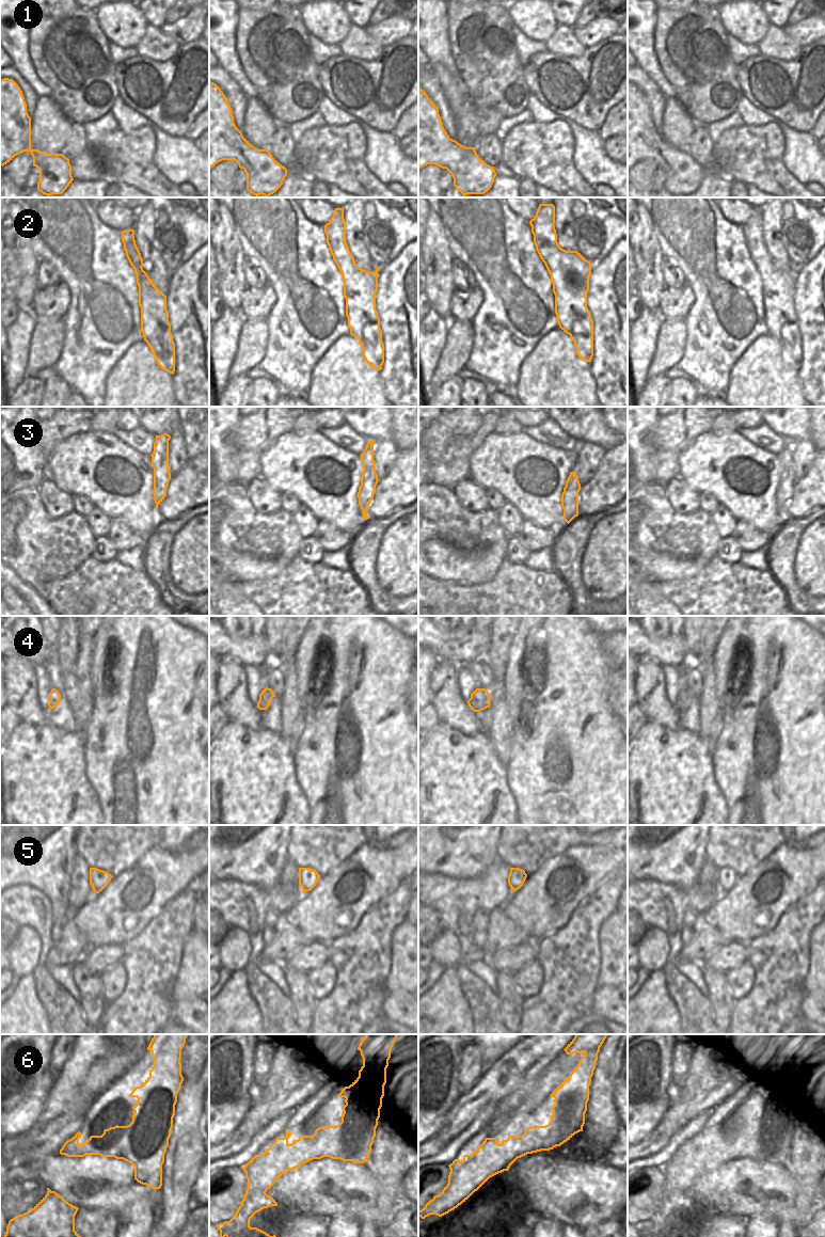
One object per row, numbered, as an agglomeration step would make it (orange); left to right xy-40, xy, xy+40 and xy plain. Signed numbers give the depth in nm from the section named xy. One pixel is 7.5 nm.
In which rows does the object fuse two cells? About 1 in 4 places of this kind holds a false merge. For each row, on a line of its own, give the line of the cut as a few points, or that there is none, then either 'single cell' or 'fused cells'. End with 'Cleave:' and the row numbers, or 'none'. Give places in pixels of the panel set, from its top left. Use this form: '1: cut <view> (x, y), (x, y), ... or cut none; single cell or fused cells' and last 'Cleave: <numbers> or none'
1: cut none; single cell
2: cut none; single cell
3: cut none; single cell
4: cut none; single cell
5: cut none; single cell
6: cut xy (265, 1191), (255, 1191), (246, 1201), (242, 1200); fused cells
Cleave: 6

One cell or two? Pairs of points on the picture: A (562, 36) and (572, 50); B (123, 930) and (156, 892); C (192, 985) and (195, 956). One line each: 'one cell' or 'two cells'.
A: one cell
B: one cell
C: one cell

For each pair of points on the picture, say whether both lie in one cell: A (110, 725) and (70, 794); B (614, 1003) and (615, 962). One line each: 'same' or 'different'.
A: different
B: different

